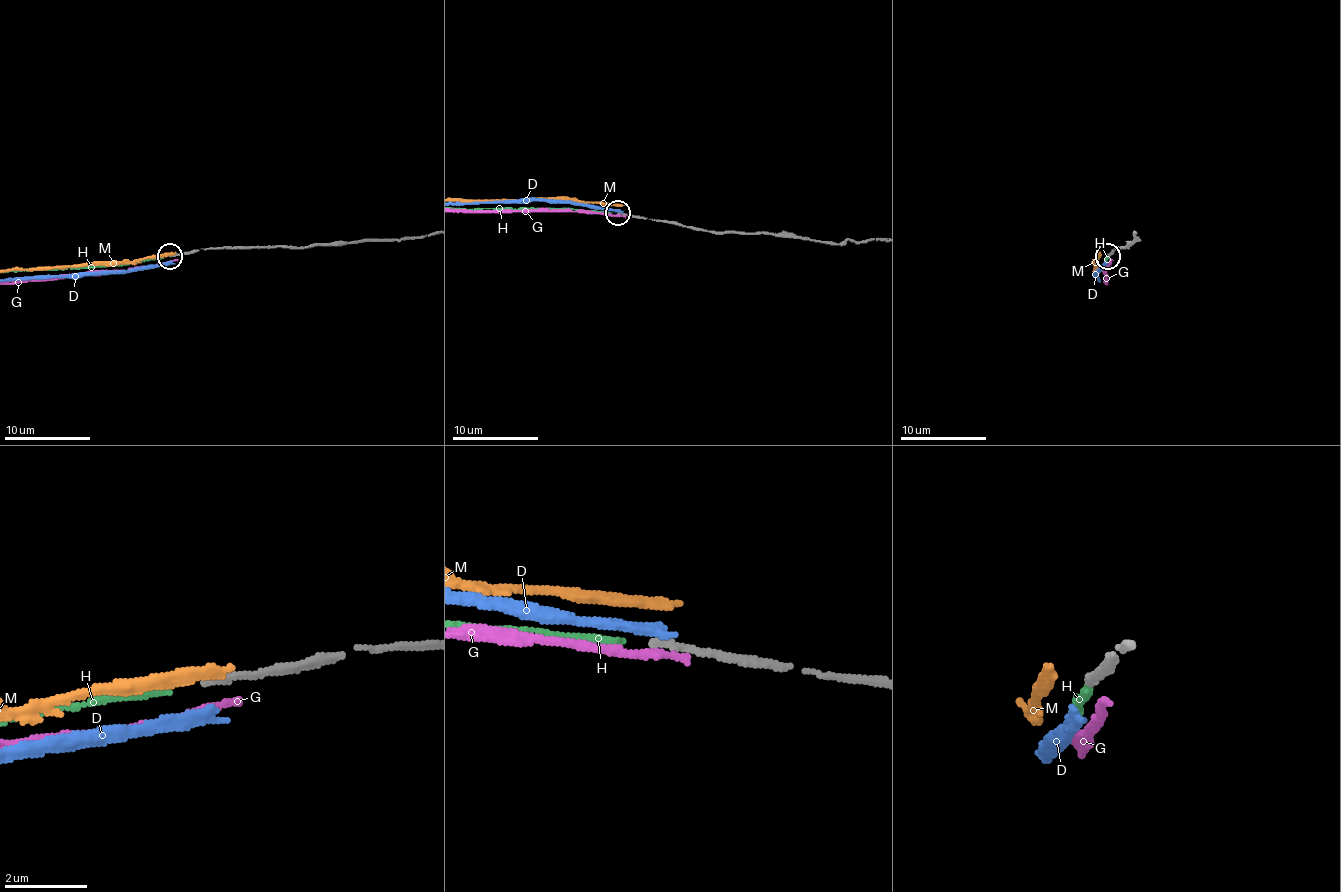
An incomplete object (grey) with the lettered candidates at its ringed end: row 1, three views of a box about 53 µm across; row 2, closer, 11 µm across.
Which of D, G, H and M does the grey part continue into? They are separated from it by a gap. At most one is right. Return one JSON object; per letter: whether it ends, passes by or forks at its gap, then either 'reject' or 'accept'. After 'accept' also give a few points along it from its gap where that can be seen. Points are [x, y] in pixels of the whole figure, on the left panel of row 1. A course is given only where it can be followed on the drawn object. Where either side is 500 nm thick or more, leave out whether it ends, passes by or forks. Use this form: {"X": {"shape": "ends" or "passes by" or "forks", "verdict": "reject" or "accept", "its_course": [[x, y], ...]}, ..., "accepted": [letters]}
{"D": {"shape": "ends", "verdict": "reject"}, "G": {"shape": "ends", "verdict": "reject"}, "H": {"shape": "ends", "verdict": "accept"}, "M": {"shape": "ends", "verdict": "reject"}, "accepted": ["H"]}

